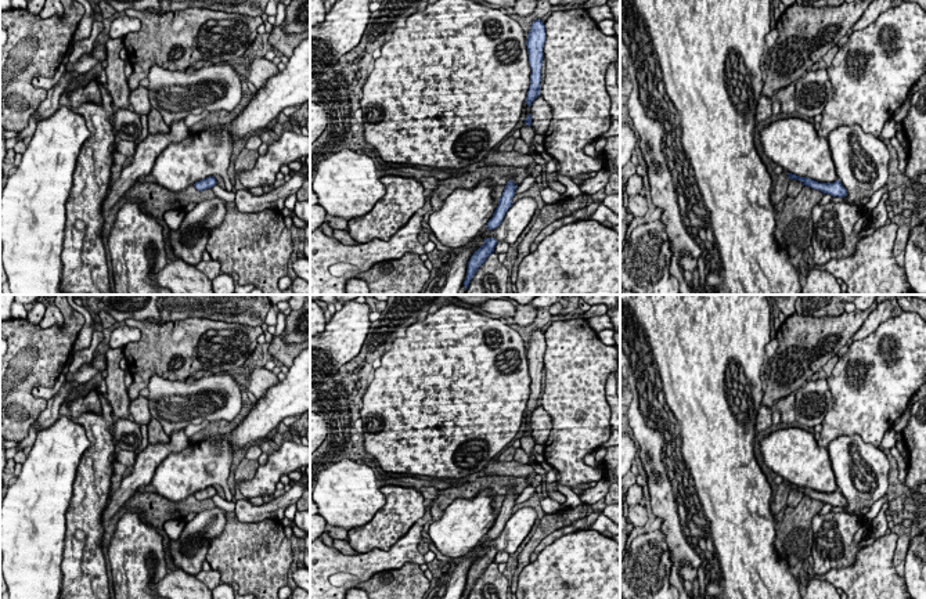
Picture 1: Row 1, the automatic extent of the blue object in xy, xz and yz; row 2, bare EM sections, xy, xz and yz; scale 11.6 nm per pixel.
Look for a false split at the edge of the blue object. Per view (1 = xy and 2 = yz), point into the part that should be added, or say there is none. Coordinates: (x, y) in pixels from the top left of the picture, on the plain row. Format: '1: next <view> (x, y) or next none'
1: next none
2: next none

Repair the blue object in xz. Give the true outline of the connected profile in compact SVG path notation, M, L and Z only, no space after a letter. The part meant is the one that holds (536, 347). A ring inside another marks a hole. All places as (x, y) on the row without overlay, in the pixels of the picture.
M536 329L532 333L530 342L527 344L527 351L526 351L527 361L529 361L529 372L532 378L530 396L525 412L529 416L540 405L544 353L545 353L545 335L543 333L541 329Z

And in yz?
M788 483L789 488L799 490L803 492L803 495L808 495L814 499L819 499L824 504L830 504L832 506L840 506L844 508L847 505L847 499L842 495L840 490L836 490L835 492L818 492L815 490L811 490L808 487L800 487L792 483Z

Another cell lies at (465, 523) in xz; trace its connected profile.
M484 490L471 499L453 501L443 516L429 524L428 534L437 551L450 559L458 559L478 546L498 516L491 506L493 499L491 491Z

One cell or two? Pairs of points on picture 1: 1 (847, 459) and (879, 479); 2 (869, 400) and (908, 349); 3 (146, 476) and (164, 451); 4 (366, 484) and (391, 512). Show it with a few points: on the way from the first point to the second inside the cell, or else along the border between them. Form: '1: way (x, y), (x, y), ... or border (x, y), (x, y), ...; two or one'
1: way (856, 462), (867, 464), (874, 471); one
2: way (875, 388), (901, 361); one
3: way (146, 469), (157, 457); one
4: border (379, 487), (385, 504), (361, 526); two

